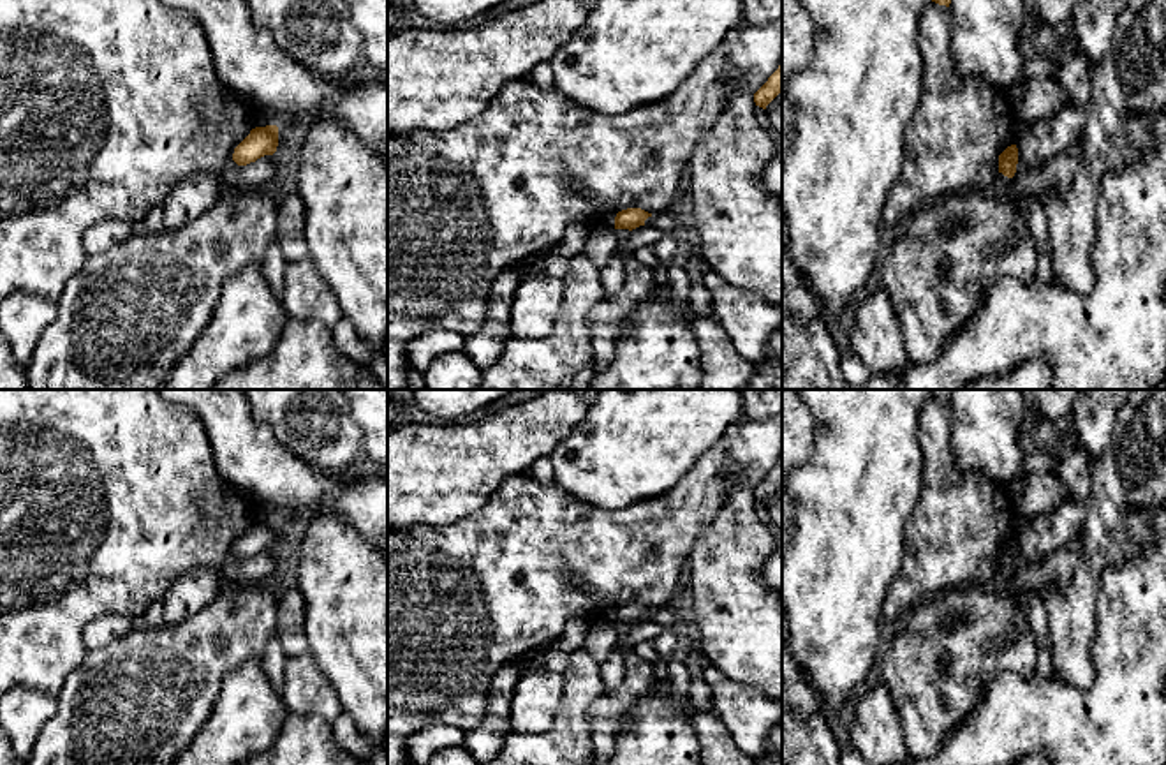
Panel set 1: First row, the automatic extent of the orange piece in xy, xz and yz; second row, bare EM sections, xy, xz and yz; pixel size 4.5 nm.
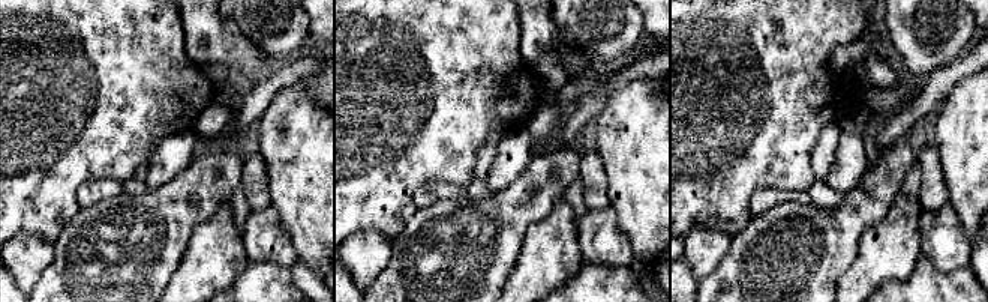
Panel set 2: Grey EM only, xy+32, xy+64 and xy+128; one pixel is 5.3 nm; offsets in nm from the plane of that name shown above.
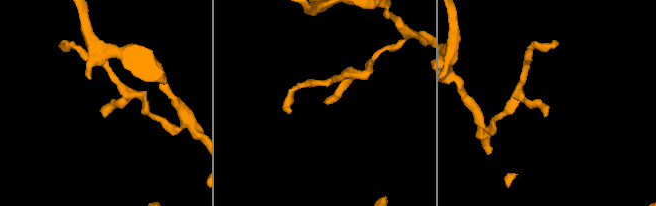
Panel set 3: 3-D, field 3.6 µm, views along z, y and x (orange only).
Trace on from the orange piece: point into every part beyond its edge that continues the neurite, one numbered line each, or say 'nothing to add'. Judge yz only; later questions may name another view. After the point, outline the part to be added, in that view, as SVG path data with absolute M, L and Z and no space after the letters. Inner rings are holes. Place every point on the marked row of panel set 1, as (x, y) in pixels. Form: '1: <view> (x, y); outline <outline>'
nothing to add

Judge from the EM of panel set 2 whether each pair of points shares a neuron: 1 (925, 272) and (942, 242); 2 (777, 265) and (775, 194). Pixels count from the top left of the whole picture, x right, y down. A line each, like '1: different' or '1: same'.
1: different
2: different

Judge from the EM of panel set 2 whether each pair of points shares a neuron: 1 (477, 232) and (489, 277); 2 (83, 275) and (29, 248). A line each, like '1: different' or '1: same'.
1: same
2: different

